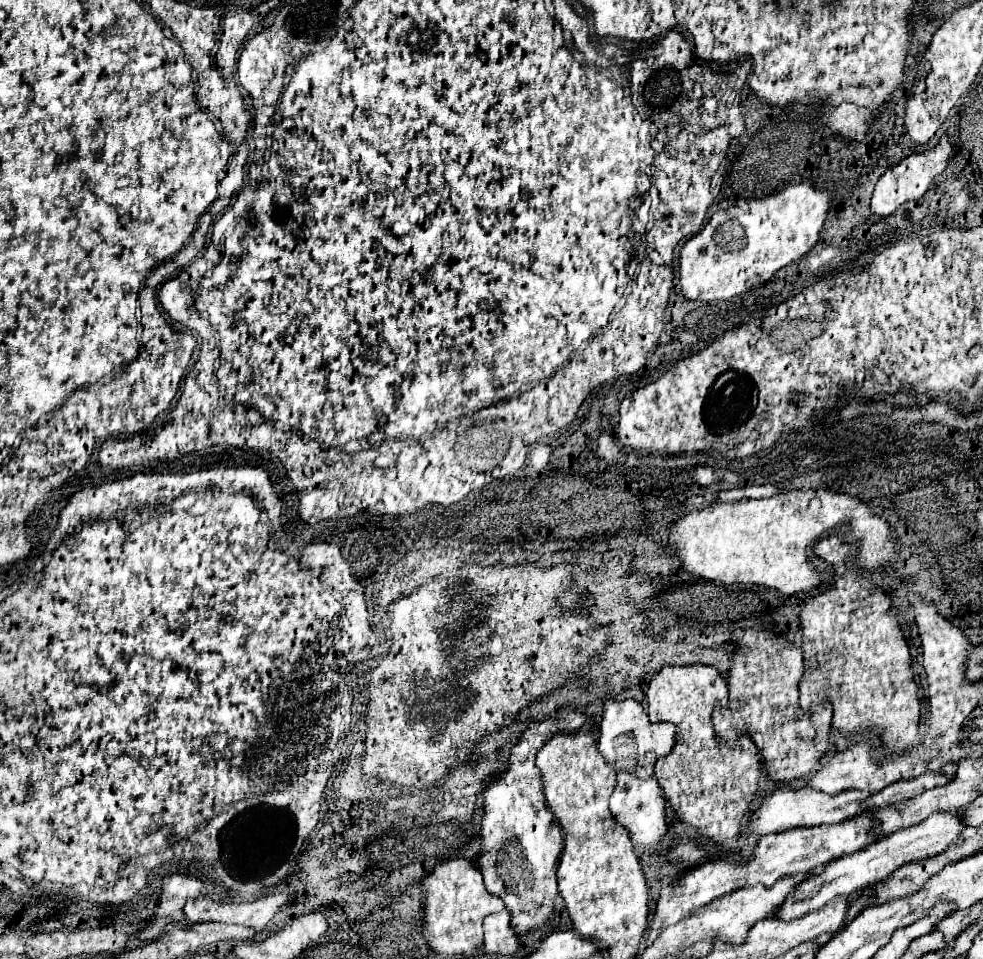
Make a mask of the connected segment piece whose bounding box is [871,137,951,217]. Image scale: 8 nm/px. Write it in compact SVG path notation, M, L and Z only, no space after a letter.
M941 137L939 143L925 151L925 153L913 153L905 159L901 159L895 167L887 169L883 173L883 177L877 181L875 185L875 193L871 197L871 211L881 215L881 217L887 217L891 215L899 205L907 203L907 201L917 201L921 199L921 195L927 191L929 183L947 167L947 161L951 157L951 145L949 145L949 139L947 137Z

